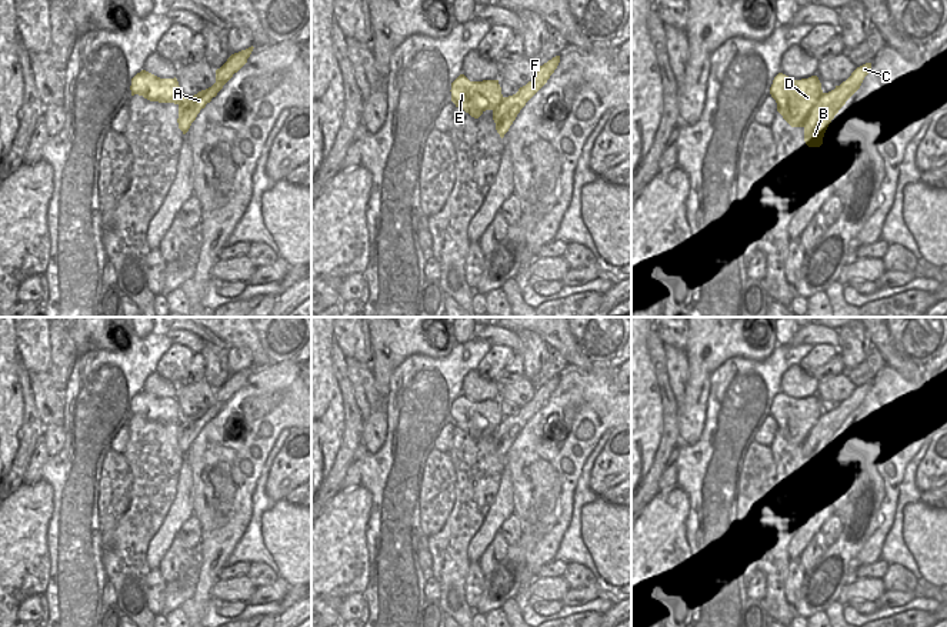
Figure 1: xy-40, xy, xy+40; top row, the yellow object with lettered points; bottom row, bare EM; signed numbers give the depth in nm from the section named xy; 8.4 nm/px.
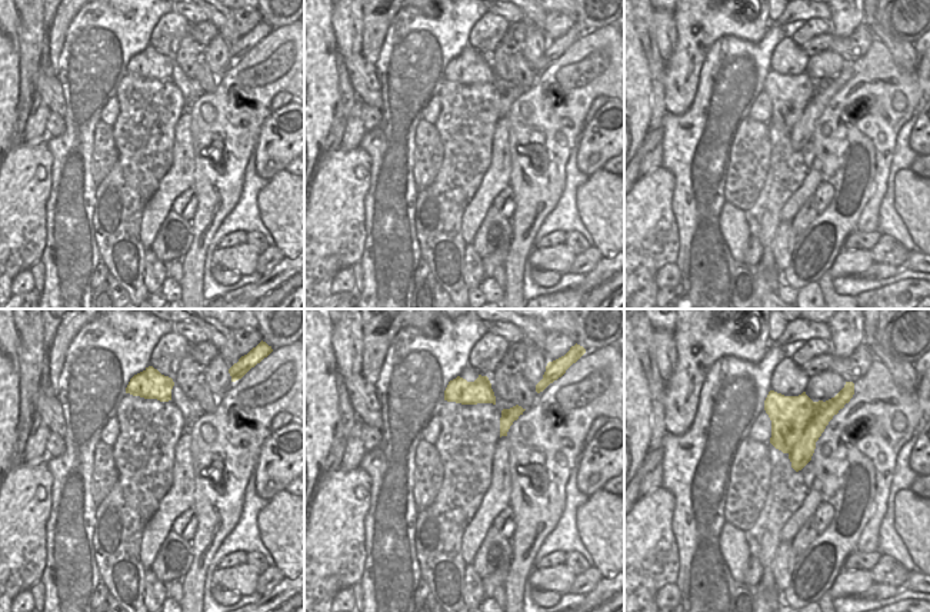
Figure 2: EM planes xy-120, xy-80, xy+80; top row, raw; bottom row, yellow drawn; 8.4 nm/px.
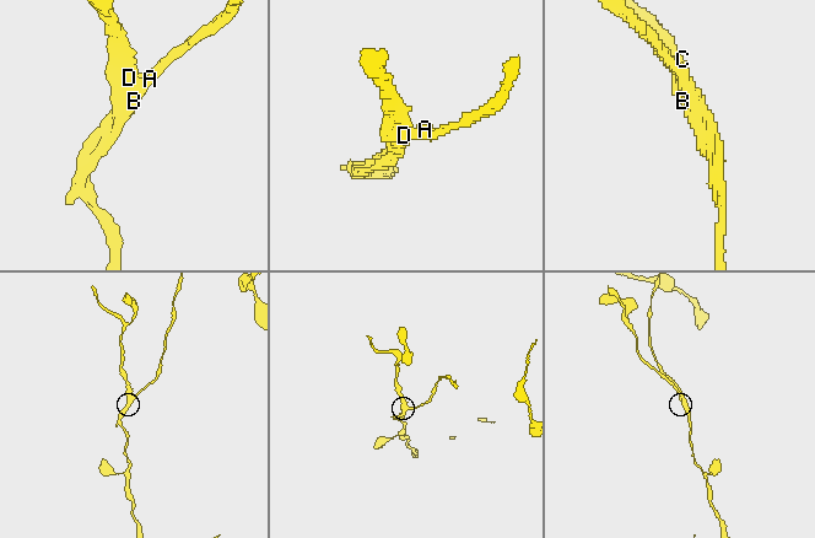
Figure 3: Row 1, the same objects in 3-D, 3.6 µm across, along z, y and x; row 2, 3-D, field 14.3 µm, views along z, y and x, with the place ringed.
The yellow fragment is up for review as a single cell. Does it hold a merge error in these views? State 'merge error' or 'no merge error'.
merge error

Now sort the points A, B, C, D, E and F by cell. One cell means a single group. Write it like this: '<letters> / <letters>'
A B C F / D E

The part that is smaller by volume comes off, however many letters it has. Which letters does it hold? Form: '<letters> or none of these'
A, B, C, F

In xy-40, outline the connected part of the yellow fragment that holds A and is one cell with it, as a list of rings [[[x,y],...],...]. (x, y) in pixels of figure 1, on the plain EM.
[[[251,366],[231,374],[227,381],[216,390],[216,403],[211,407],[201,410],[191,417],[183,417],[181,423],[179,424],[177,438],[179,448],[183,451],[183,454],[189,451],[200,430],[204,428],[206,424],[210,423],[211,418],[216,417],[223,406],[233,397],[233,394],[247,383],[253,368],[254,367]]]

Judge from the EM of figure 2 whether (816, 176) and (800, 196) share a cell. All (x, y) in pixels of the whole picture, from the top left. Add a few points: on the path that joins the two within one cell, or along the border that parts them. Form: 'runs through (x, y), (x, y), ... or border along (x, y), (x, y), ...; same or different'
runs through (812, 180), (804, 192); same

